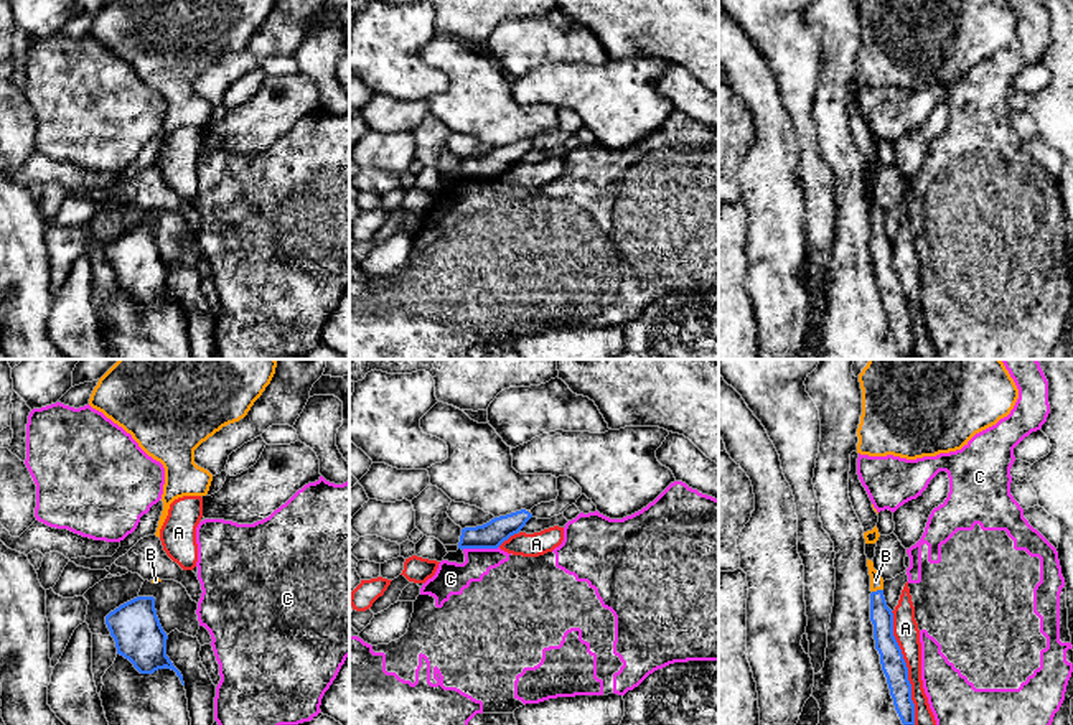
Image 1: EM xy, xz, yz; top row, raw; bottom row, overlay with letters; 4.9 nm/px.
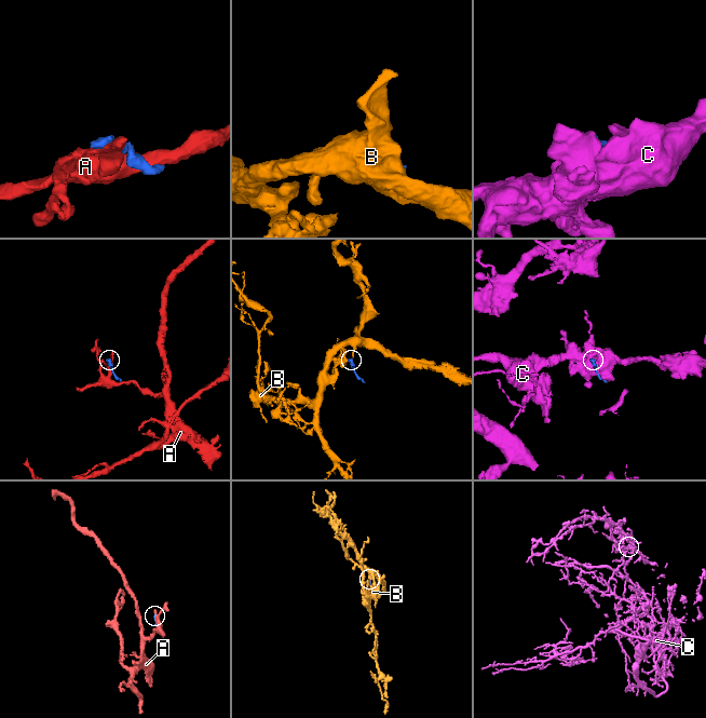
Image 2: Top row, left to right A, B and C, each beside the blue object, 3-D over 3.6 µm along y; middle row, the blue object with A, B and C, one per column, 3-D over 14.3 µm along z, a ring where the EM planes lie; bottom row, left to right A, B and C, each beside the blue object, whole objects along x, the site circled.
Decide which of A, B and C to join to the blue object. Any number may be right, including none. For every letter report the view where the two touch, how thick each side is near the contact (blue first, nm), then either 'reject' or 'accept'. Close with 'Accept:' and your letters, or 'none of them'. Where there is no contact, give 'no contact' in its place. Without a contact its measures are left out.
A: contact in yz; calibres 120 and 130 nm; reject
B: contact in yz; calibres 110 and 60 nm; accept
C: contact in xz; calibres 130 and 160 nm; reject
Accept: B

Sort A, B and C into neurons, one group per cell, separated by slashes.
A / B / C

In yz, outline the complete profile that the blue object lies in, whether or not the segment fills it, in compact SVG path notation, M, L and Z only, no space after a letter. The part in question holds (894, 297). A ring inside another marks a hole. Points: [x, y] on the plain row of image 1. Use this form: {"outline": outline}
{"outline": "M869 189L867 198L870 206L870 252L874 255L875 280L880 285L882 302L902 354L915 356L915 334L911 331L908 298L893 267L893 244L883 227L883 209Z"}

